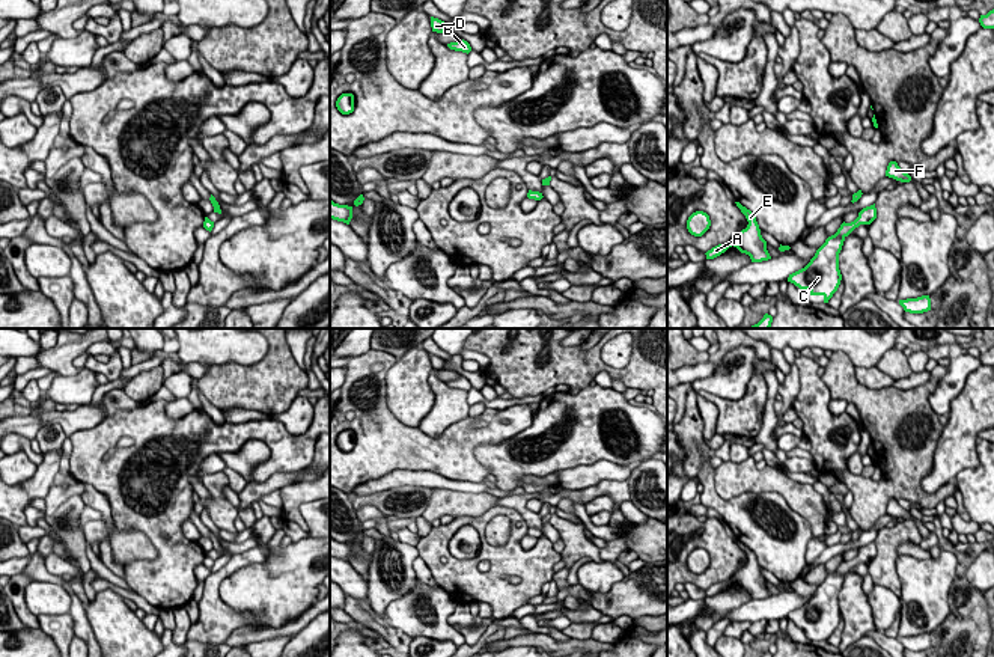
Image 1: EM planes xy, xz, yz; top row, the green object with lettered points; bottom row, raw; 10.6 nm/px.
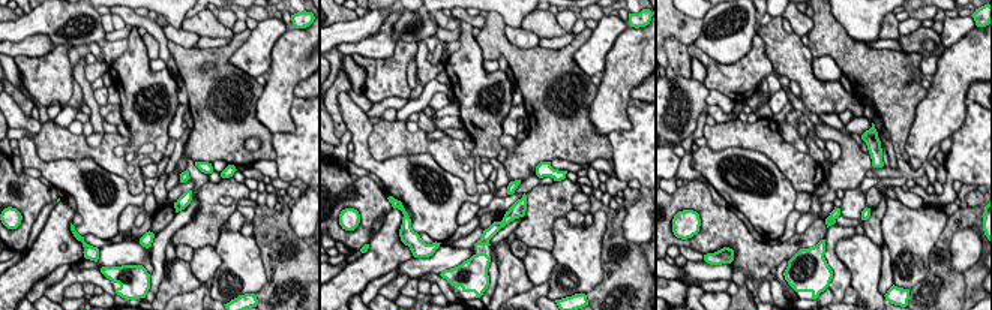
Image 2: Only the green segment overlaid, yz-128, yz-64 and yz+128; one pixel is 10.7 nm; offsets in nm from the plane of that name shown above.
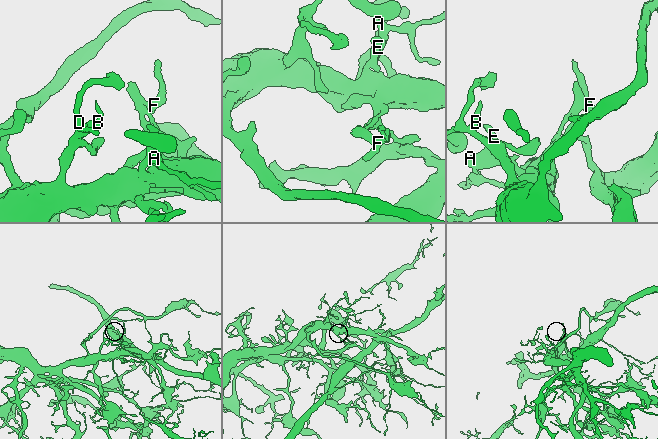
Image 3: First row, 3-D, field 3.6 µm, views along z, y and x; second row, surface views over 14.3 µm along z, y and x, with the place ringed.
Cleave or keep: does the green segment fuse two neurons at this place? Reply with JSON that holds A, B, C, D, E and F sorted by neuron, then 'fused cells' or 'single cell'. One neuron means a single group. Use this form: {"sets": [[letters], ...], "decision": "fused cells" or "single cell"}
{"sets": [["A", "B", "C", "D", "E"], ["F"]], "decision": "fused cells"}

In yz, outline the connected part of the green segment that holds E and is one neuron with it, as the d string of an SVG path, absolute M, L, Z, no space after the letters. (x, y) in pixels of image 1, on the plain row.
M735 539L736 544L741 547L741 550L746 553L749 562L746 567L738 570L729 580L718 582L708 588L706 597L714 597L724 591L729 585L736 585L741 591L746 591L750 594L752 600L762 600L771 597L768 588L767 588L767 579L761 573L759 562L756 559L756 555L750 547L742 544L739 539Z

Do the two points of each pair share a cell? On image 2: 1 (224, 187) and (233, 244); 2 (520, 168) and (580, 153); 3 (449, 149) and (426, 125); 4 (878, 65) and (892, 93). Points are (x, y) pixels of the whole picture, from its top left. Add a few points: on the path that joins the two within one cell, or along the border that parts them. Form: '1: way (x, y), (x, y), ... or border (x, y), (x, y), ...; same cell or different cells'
1: border (224, 222), (215, 247); different cells
2: way (535, 153), (538, 150), (565, 150); same cell
3: border (419, 128), (426, 134); different cells
4: way (883, 72), (892, 81), (892, 86); same cell

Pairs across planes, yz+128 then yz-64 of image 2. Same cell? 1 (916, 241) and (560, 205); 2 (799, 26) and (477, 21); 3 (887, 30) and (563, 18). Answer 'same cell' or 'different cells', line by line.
1: different cells
2: same cell
3: different cells

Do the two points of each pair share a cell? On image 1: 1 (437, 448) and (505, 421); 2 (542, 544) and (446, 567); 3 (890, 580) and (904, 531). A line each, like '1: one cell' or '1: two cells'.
1: one cell
2: one cell
3: one cell

